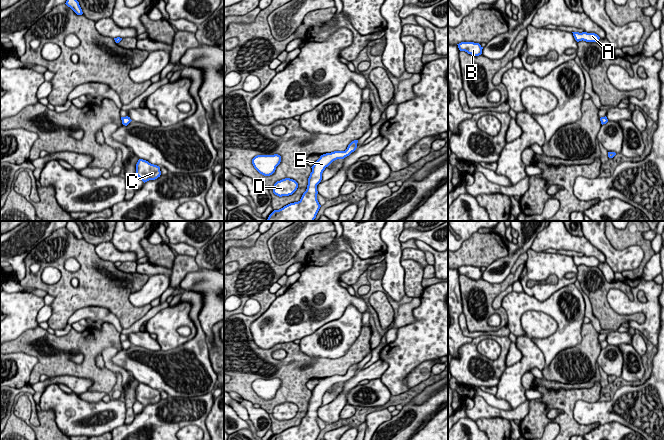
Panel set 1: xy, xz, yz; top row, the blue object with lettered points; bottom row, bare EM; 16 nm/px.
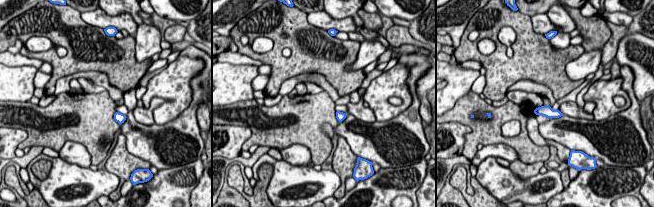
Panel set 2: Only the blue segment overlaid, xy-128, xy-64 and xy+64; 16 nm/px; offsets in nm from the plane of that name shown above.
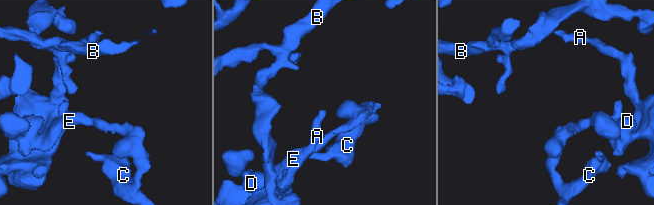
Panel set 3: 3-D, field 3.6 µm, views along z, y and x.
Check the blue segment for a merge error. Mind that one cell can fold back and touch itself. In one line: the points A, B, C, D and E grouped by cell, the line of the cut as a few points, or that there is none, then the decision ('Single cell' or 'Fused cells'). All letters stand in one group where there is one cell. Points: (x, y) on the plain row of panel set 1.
Groups: A D E / B C. Split along xz (345, 374), (348, 379). Fused cells

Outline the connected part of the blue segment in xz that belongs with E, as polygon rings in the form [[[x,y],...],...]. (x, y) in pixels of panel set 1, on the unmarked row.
[[[334,375],[320,380],[311,391],[306,415],[298,426],[290,427],[279,434],[274,434],[269,440],[316,440],[321,429],[317,424],[317,409],[322,404],[322,397],[333,385],[348,380],[345,375]]]

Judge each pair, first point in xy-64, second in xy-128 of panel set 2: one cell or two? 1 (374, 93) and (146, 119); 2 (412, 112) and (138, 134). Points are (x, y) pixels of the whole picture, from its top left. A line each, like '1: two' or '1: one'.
1: two
2: one

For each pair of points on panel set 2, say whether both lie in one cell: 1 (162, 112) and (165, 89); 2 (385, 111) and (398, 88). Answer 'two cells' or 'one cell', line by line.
1: one cell
2: one cell

